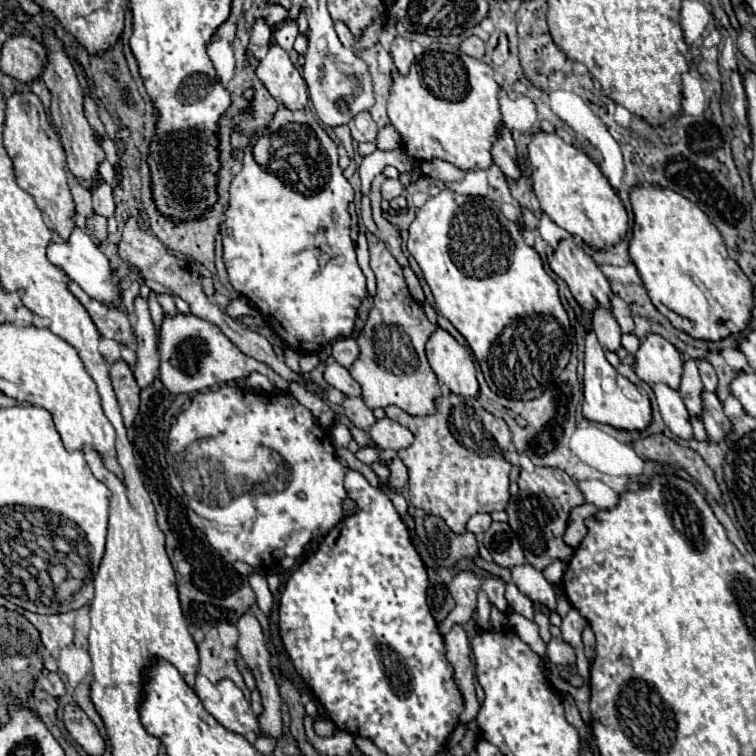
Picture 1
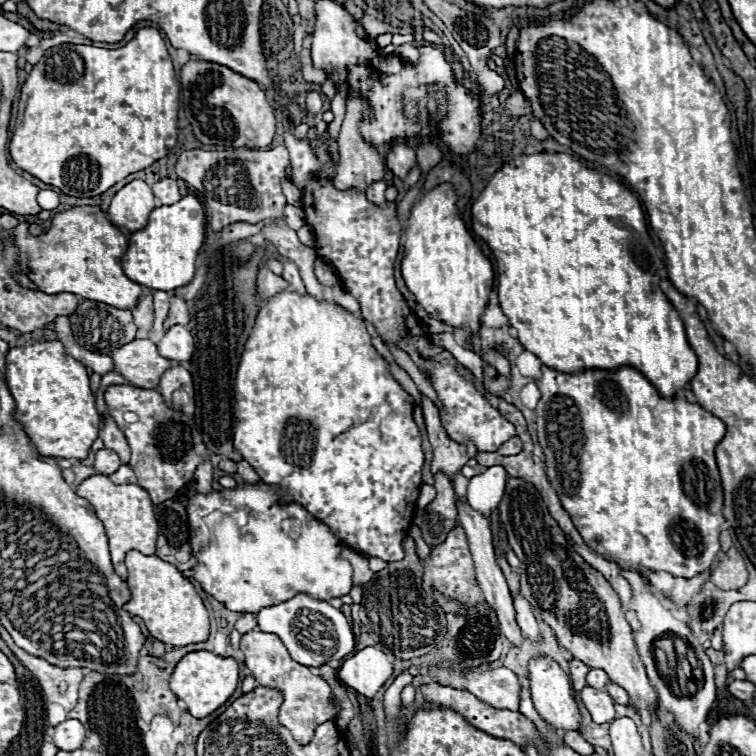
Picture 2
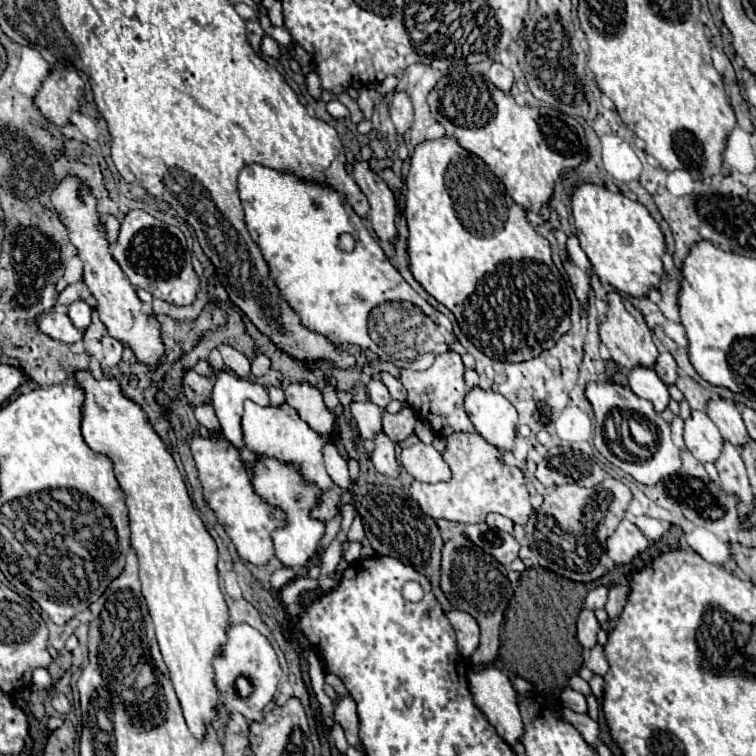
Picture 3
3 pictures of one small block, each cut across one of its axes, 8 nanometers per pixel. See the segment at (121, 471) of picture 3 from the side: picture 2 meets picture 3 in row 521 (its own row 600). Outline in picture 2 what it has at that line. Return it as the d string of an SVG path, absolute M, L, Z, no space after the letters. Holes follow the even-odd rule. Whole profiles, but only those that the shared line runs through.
M130 550L126 554L126 566L128 566L126 582L132 592L132 598L124 604L124 608L130 614L140 616L154 638L172 646L198 644L208 640L210 632L208 610L204 608L194 586L188 582L188 578L182 576L182 572L174 564L164 562L158 556L144 556L138 550Z

